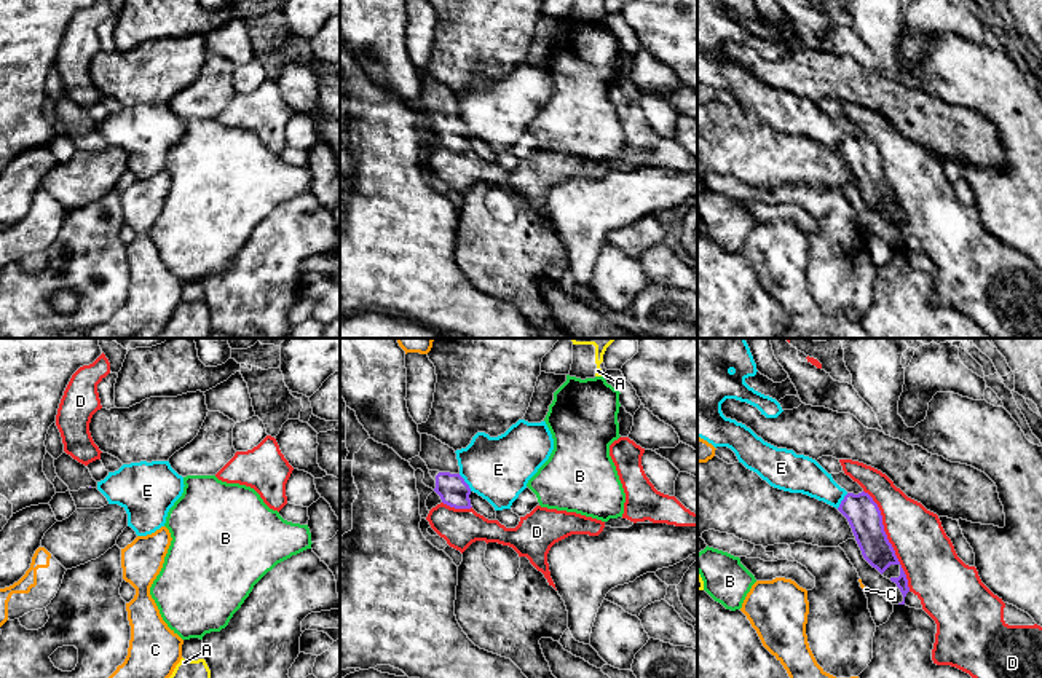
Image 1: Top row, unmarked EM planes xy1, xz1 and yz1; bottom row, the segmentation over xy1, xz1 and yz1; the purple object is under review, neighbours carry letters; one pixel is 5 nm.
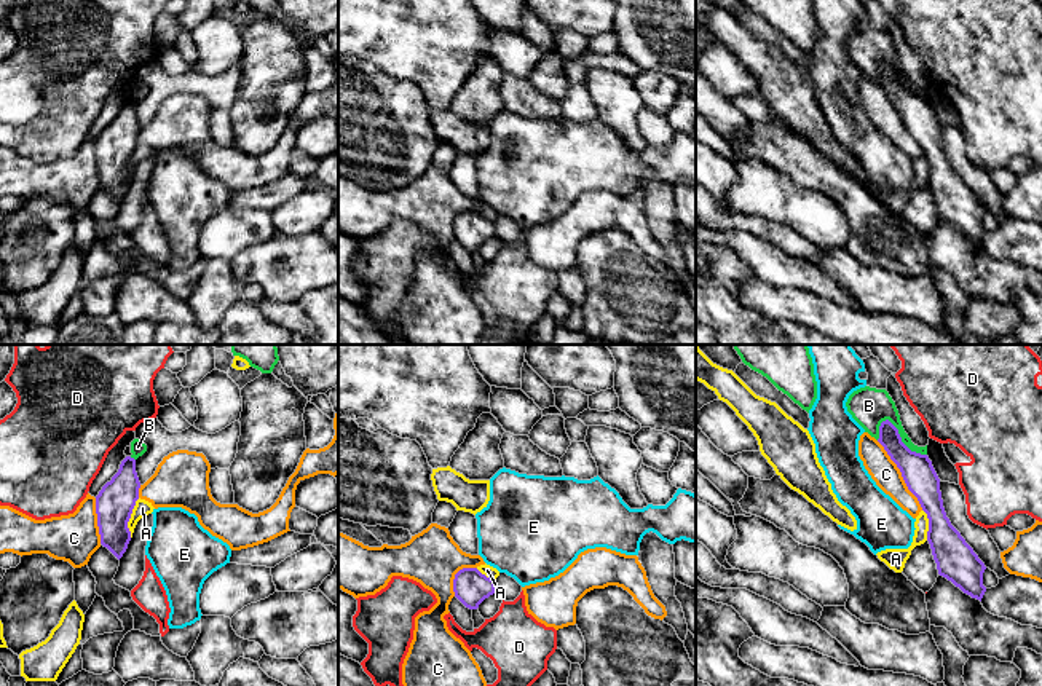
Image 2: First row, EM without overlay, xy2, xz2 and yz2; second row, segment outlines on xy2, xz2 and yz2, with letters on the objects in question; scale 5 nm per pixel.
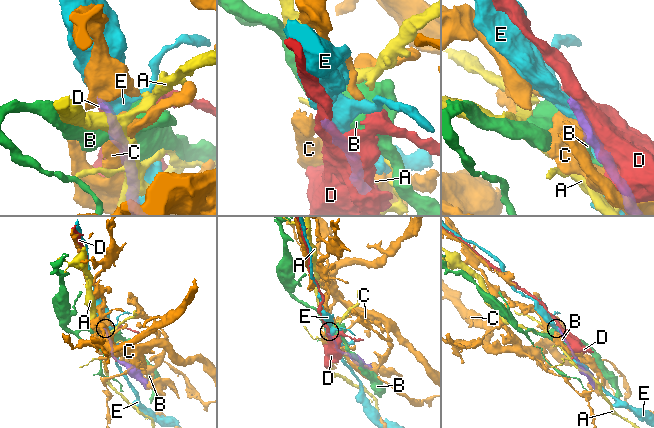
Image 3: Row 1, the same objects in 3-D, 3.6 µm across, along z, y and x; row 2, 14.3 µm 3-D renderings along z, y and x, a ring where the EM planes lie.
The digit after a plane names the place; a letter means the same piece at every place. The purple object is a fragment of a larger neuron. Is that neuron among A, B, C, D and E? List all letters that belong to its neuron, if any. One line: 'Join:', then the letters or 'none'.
Join: none

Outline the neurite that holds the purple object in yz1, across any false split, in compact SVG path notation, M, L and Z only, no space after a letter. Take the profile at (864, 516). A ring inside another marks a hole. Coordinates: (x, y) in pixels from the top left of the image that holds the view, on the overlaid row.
M847 493L838 510L847 518L863 558L873 568L882 574L890 565L900 565L884 531L881 510L868 493Z

